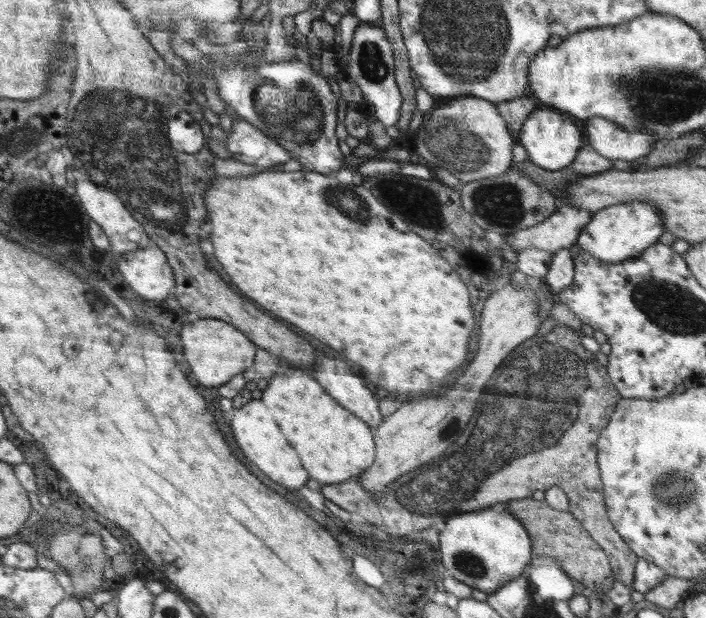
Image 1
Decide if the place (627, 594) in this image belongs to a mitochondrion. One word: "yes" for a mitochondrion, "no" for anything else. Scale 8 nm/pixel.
no

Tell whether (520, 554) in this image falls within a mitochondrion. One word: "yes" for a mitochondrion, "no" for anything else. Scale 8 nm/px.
no

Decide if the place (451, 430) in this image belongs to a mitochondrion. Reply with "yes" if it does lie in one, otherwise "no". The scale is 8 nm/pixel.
yes

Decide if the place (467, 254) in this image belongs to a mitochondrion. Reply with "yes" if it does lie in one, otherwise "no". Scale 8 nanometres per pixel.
yes

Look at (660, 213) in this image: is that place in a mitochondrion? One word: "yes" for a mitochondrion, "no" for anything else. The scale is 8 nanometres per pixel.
no

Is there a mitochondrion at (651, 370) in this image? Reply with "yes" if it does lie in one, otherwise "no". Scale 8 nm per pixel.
no

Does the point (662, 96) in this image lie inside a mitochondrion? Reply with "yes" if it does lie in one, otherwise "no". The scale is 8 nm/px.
yes

